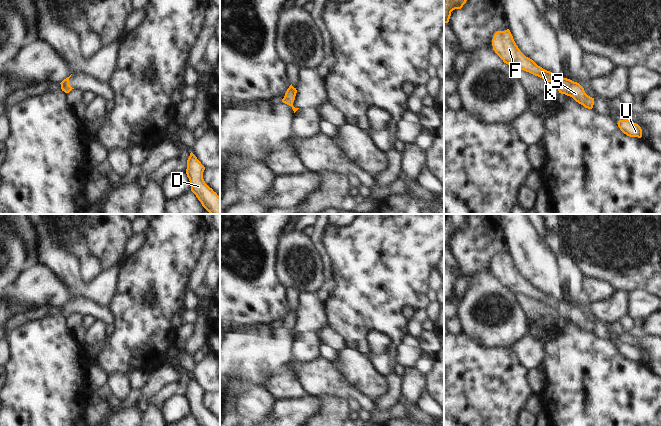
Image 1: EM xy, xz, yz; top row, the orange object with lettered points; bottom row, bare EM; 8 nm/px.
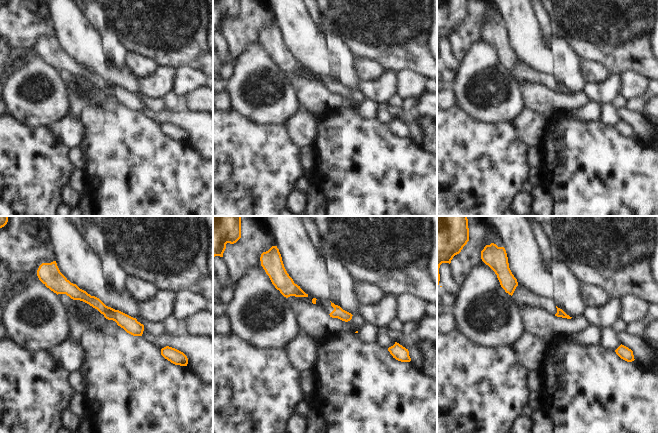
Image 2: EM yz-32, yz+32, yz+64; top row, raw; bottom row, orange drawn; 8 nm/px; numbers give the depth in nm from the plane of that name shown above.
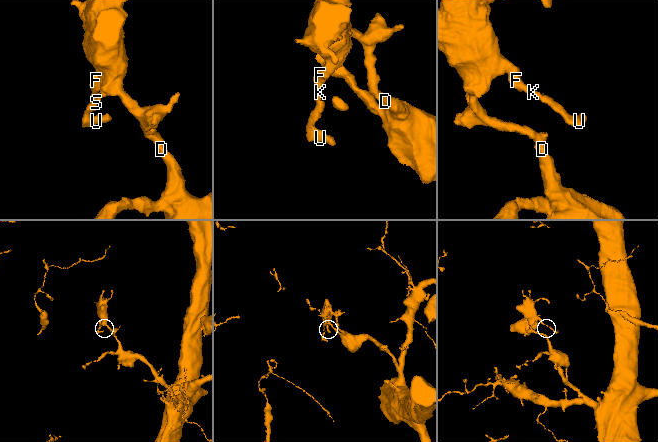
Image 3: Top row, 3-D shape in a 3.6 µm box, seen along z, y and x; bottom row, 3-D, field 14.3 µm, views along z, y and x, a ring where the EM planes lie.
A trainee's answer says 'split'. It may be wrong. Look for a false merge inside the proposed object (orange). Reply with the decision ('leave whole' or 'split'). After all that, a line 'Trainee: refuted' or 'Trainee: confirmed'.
leave whole
Trainee: refuted

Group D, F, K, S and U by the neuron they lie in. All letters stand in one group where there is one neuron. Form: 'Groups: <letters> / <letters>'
Groups: D F K S U.

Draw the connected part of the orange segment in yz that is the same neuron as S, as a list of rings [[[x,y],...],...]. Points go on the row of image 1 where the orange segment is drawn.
[[[509,29],[497,31],[493,36],[492,46],[495,53],[513,70],[521,69],[551,82],[558,88],[559,93],[572,97],[585,108],[593,108],[594,98],[588,96],[579,83],[559,77],[526,57],[516,45]]]

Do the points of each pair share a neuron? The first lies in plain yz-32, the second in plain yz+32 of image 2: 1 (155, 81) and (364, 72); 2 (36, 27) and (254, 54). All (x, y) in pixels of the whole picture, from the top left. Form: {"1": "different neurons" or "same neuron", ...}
{"1": "different neurons", "2": "different neurons"}

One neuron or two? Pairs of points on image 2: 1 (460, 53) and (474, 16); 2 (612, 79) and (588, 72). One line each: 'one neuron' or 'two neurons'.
1: one neuron
2: two neurons

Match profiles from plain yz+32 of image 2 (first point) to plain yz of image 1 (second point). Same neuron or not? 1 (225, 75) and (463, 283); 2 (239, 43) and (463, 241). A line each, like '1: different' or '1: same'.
1: same
2: same

